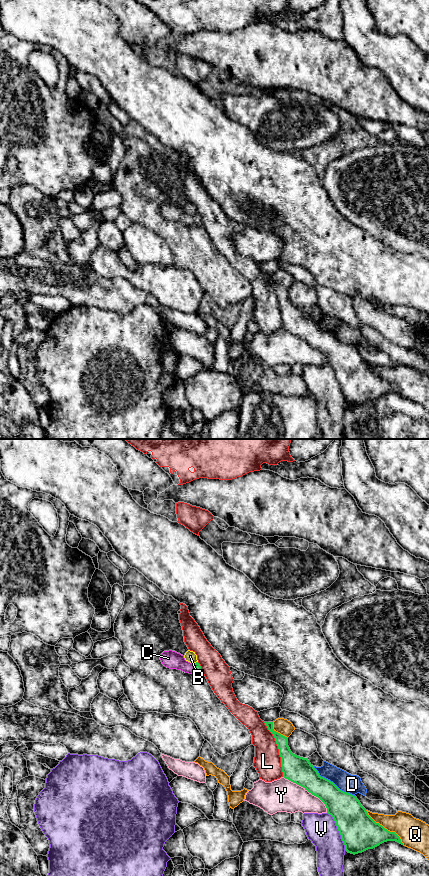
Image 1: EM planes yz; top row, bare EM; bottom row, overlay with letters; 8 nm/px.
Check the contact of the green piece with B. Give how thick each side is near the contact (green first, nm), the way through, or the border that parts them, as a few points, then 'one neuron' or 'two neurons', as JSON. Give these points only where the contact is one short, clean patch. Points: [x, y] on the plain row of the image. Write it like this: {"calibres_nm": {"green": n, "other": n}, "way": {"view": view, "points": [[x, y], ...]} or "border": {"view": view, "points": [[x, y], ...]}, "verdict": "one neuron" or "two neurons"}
{"calibres_nm": {"green": 50, "other": 90}, "border": {"view": "yz", "points": [[197, 213], [193, 216]]}, "verdict": "two neurons"}

